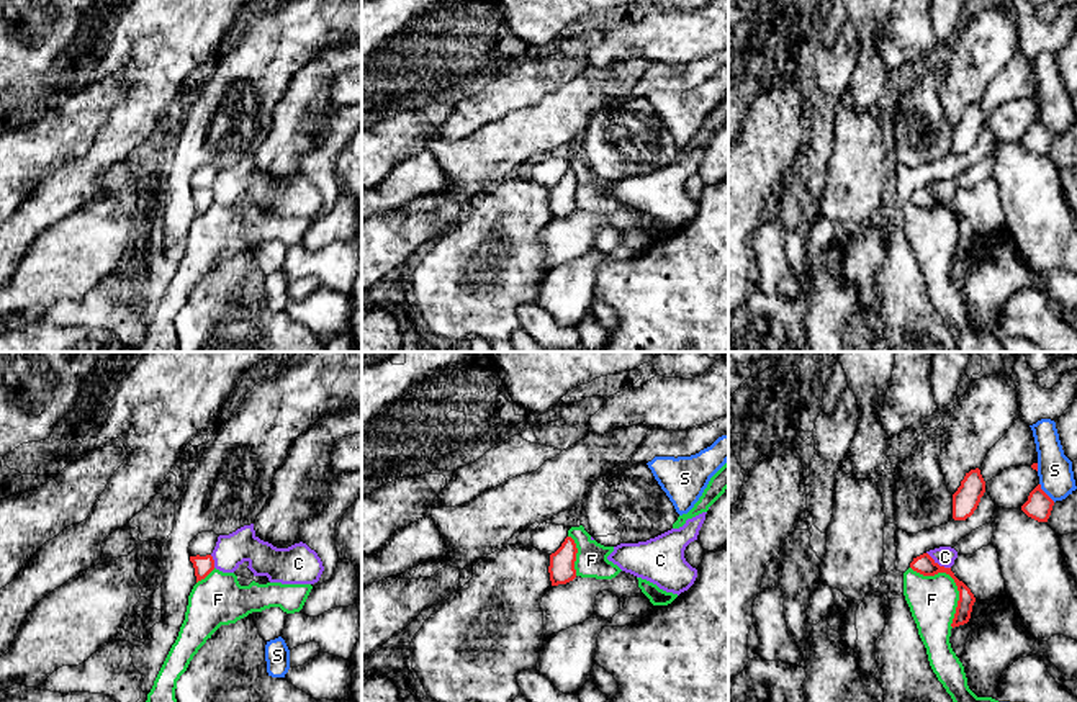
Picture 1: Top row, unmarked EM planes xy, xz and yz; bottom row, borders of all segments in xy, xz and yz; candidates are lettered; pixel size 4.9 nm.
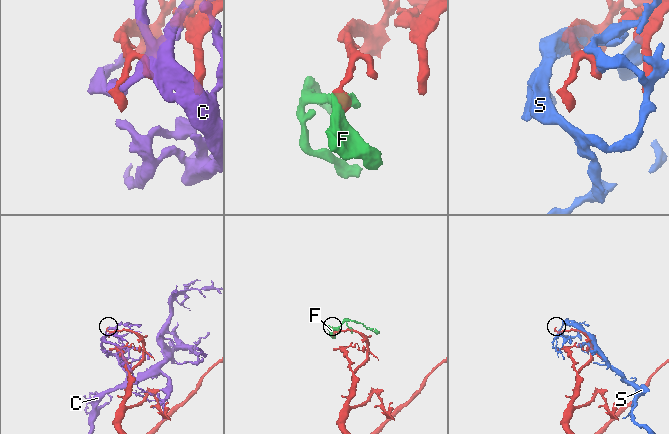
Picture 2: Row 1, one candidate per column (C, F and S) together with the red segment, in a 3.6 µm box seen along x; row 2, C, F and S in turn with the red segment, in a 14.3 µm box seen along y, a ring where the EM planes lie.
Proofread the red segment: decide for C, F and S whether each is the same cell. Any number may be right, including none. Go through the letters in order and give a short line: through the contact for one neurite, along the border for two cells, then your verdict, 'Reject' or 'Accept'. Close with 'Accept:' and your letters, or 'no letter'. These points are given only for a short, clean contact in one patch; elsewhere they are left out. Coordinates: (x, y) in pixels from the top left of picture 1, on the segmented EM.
C: Reject
F: Line: yz (910, 566), (953, 580), (953, 627). Reject
S: Reject
Accept: no letter

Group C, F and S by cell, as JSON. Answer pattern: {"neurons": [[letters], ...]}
{"neurons": [["C"], ["F"], ["S"]]}

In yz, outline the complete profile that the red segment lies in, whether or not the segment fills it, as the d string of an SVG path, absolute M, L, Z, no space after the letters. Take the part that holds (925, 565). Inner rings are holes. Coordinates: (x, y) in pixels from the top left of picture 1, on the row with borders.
M928 553L913 558L910 568L923 576L935 576L938 573L949 574L954 579L959 591L959 601L951 627L954 628L969 622L976 597L971 592L971 589L954 576L951 568L940 566Z

